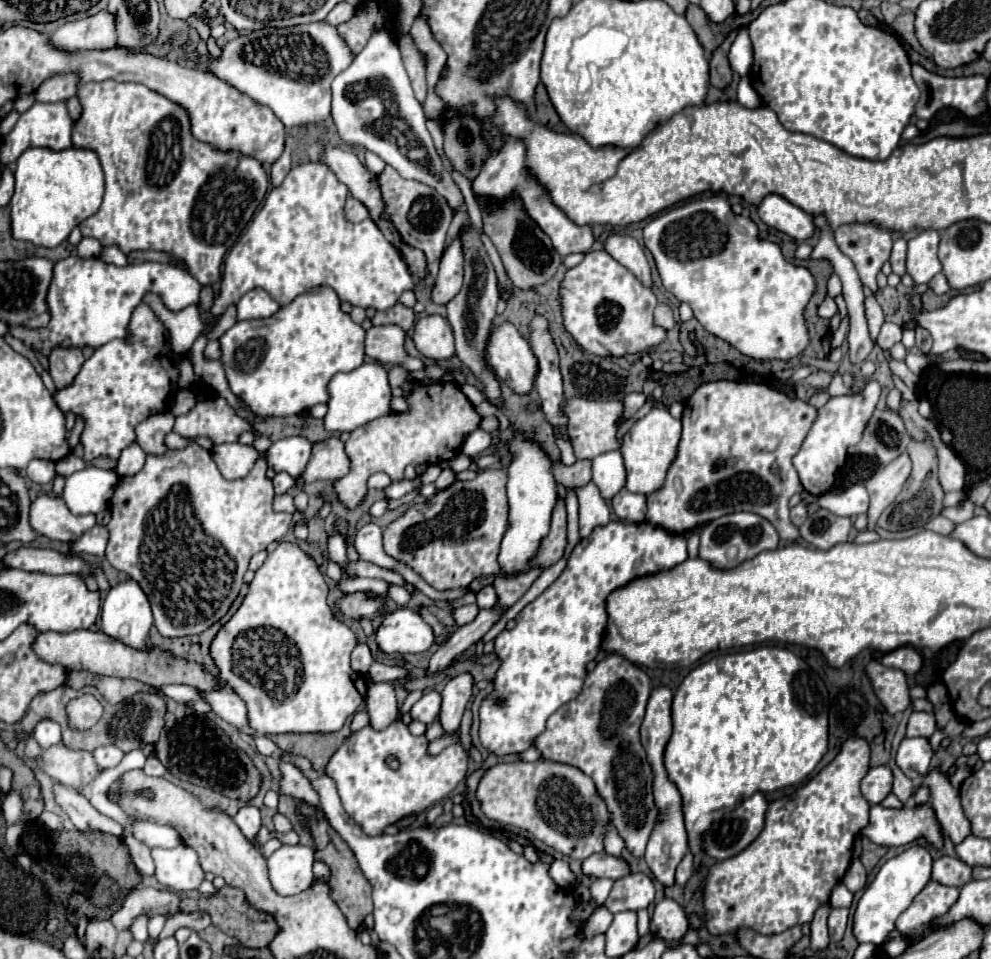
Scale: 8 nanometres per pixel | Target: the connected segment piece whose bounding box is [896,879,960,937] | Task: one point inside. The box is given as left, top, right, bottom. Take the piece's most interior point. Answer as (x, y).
(935, 899)

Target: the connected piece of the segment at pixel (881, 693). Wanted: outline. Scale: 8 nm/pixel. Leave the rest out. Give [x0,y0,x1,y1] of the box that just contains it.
[866,661,912,715]

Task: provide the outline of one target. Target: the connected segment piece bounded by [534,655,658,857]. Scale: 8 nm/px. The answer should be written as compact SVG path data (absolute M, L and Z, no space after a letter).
M608 655L588 671L576 699L562 705L546 721L546 729L534 739L542 759L578 767L594 779L606 801L610 823L634 857L644 857L658 809L654 809L654 771L640 743L640 725L652 691L648 675L620 655Z

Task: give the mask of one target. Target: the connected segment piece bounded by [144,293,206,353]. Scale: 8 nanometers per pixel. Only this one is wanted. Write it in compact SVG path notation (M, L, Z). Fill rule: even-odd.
M146 293L144 303L148 303L160 321L170 329L172 349L176 353L184 353L184 347L192 347L196 337L206 331L206 323L200 315L198 305L188 305L178 313L170 313L170 309L166 309L166 305L162 305L162 299L154 297L154 293Z

